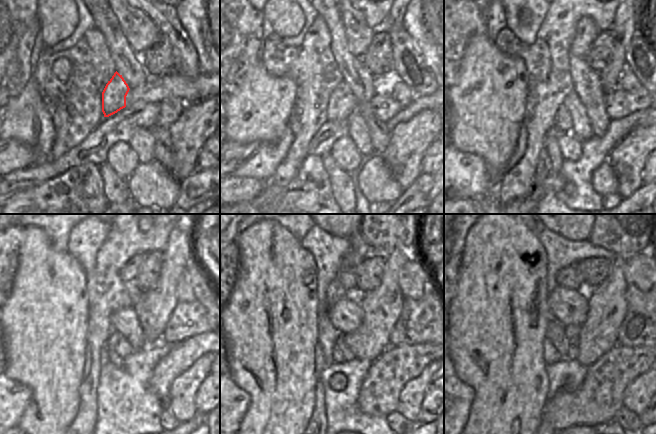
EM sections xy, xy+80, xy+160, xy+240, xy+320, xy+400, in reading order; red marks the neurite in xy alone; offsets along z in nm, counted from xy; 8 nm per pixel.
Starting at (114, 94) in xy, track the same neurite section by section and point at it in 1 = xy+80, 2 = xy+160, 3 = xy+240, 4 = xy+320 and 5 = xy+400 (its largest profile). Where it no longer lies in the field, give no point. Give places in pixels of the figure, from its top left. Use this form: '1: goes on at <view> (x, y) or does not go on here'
1: goes on at xy+80 (342, 102)
2: goes on at xy+160 (562, 120)
3: goes on at xy+240 (116, 342)
4: goes on at xy+320 (382, 306)
5: goes on at xy+400 (607, 302)

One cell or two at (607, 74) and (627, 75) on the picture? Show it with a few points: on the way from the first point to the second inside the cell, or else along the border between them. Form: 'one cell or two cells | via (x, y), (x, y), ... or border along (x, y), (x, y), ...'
two cells | border along (624, 61), (624, 67), (616, 87)

